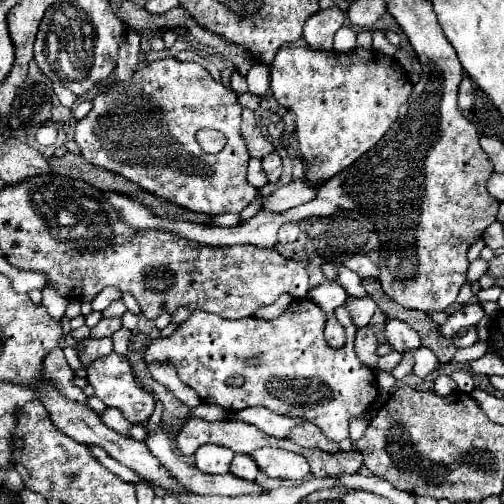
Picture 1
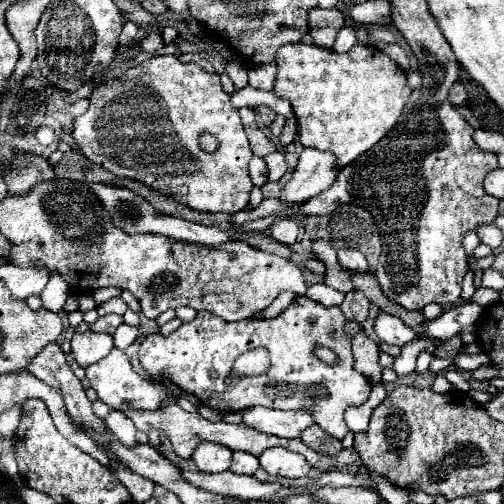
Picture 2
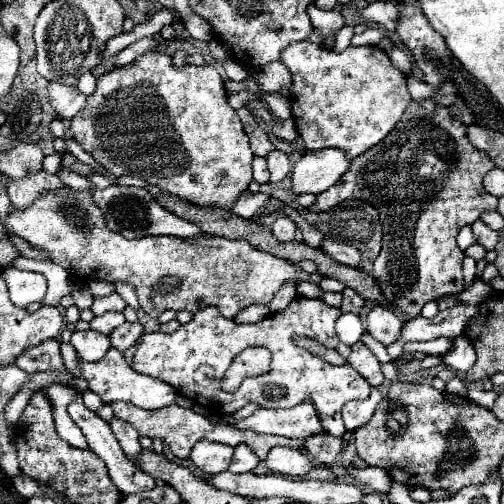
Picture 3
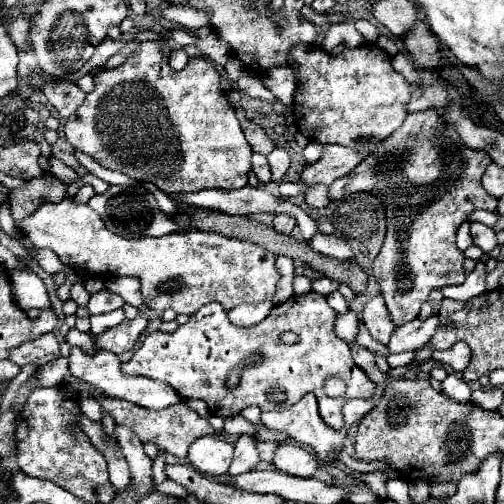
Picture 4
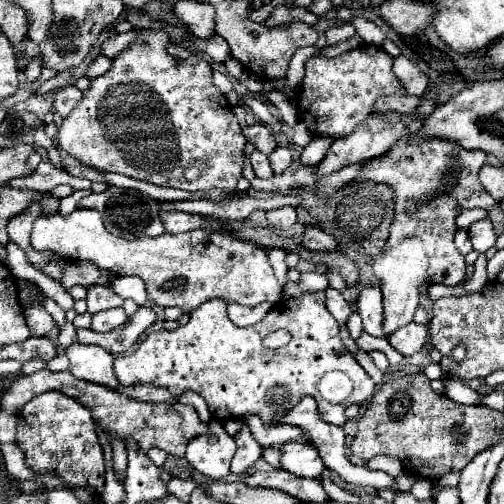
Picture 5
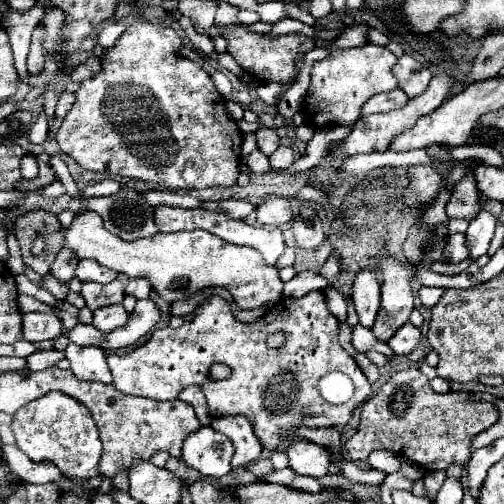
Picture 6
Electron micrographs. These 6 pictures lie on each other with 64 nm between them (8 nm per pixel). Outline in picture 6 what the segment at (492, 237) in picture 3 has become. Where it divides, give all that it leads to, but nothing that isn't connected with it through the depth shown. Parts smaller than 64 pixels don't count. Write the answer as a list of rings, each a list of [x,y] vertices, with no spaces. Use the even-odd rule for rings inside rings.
[[[480,210],[478,216],[470,222],[466,232],[466,248],[470,252],[468,258],[472,262],[476,262],[480,256],[488,252],[490,240],[494,236],[494,228],[496,228],[496,218],[486,210]]]

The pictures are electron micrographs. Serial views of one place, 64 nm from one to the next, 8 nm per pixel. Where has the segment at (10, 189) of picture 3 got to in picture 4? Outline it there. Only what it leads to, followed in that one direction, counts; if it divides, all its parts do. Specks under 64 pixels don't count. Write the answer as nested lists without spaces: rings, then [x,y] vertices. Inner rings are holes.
[[[32,178],[26,186],[12,190],[10,194],[10,210],[14,220],[24,220],[24,216],[32,216],[36,208],[44,202],[60,202],[66,196],[66,184],[54,182],[48,184],[42,178]]]

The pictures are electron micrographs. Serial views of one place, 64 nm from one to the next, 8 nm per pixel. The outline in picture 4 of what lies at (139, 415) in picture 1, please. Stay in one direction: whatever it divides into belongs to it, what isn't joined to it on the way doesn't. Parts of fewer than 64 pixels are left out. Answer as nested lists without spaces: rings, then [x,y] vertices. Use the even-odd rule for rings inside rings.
[[[74,346],[70,352],[70,372],[80,378],[86,380],[88,384],[92,384],[96,390],[100,390],[104,396],[112,396],[112,398],[122,398],[128,402],[134,402],[138,406],[144,408],[168,408],[176,402],[180,402],[180,396],[176,396],[176,392],[172,392],[172,388],[164,382],[158,380],[148,380],[142,376],[124,376],[120,372],[120,358],[108,350],[96,350],[94,354],[86,354],[82,348]]]

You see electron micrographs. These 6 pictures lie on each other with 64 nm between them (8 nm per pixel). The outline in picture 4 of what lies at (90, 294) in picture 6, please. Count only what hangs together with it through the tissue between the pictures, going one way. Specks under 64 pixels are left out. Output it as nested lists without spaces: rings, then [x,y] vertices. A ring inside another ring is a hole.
[[[100,290],[100,292],[94,292],[90,296],[90,302],[88,302],[88,312],[90,314],[104,314],[104,312],[112,312],[116,308],[120,308],[124,304],[124,300],[108,290]]]

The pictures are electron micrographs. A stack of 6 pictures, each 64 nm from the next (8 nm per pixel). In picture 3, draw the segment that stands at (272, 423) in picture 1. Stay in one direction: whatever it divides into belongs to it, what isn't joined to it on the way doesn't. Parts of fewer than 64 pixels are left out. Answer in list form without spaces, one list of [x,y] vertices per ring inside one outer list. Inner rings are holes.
[[[304,400],[290,410],[260,408],[256,414],[232,422],[232,426],[260,434],[278,434],[286,438],[296,438],[302,442],[306,442],[314,434],[326,434],[320,424],[320,418],[316,416],[316,408],[312,408],[310,400]]]

